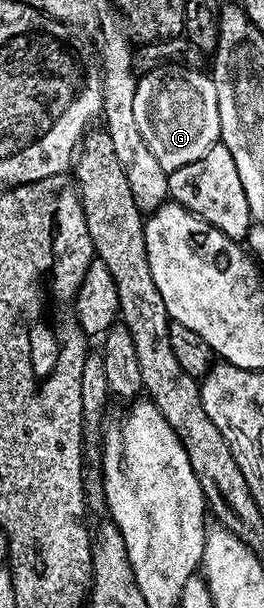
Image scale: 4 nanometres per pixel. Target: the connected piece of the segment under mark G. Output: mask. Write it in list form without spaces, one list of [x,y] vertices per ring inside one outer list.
[[[182,64],[158,66],[137,80],[134,119],[138,122],[138,131],[142,131],[142,139],[146,139],[146,147],[154,151],[154,159],[169,171],[202,159],[220,139],[218,95],[211,76]]]

